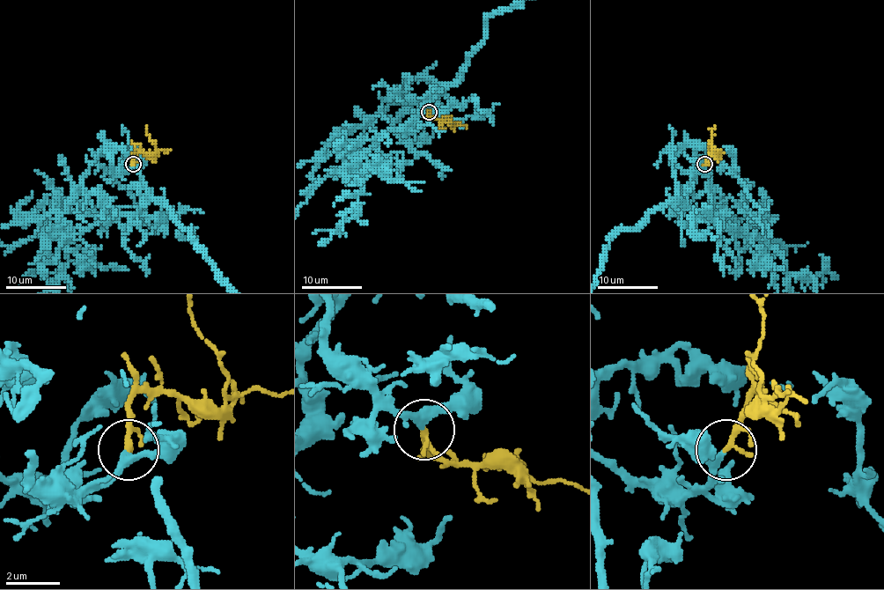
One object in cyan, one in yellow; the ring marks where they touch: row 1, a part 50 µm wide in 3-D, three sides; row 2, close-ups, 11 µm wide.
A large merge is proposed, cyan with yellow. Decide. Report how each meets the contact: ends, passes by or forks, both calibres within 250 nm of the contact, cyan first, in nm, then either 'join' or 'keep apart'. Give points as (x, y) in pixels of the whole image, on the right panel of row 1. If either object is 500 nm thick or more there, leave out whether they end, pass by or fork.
cyan passes by; yellow passes by; 280 nm thick on the cyan side, 170 nm on the other; join

